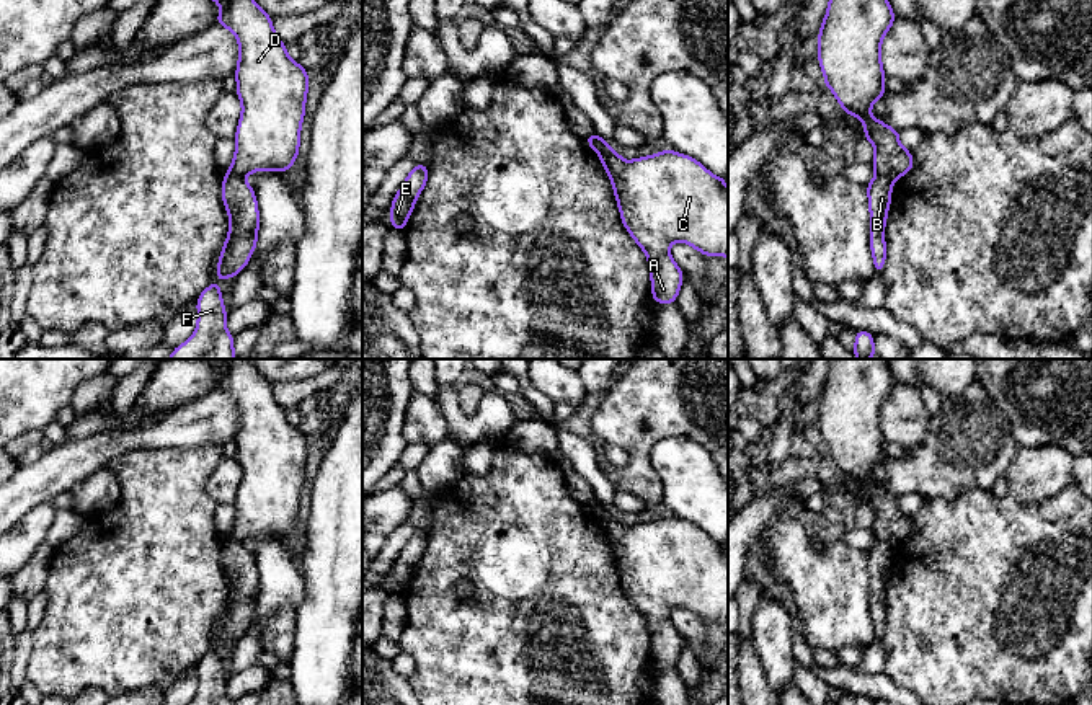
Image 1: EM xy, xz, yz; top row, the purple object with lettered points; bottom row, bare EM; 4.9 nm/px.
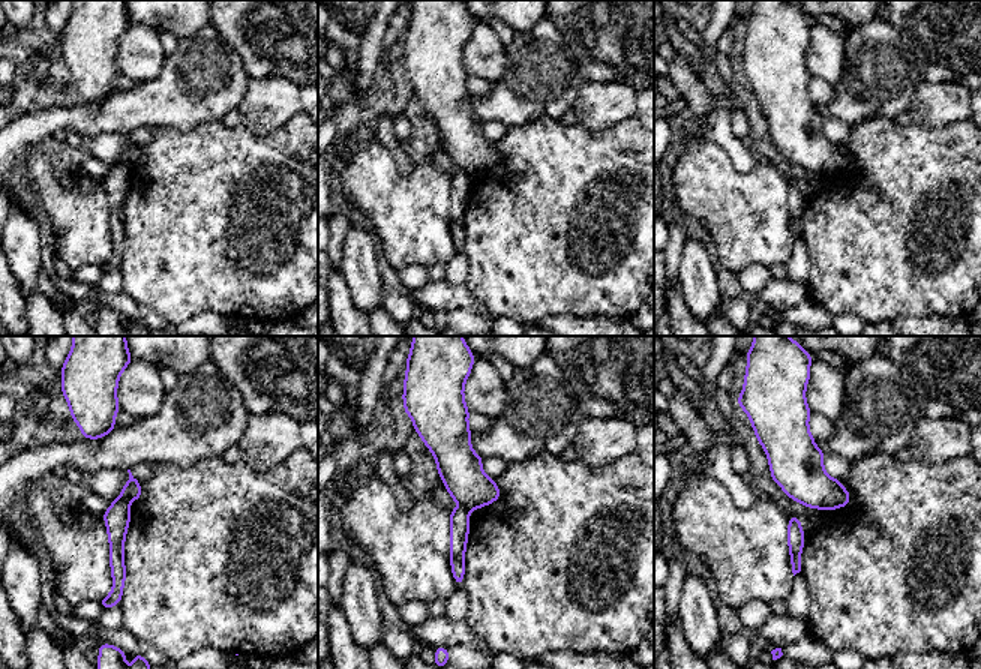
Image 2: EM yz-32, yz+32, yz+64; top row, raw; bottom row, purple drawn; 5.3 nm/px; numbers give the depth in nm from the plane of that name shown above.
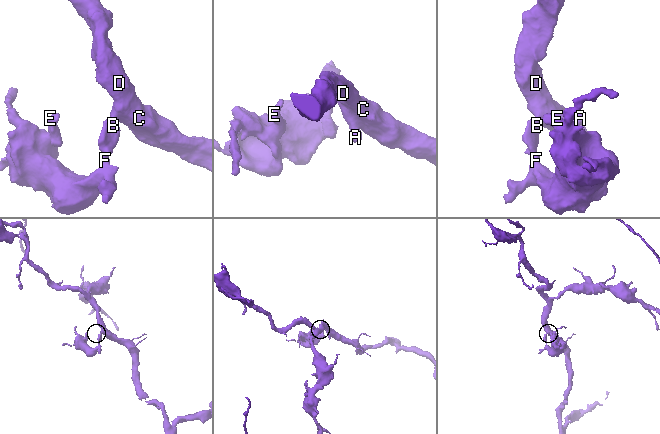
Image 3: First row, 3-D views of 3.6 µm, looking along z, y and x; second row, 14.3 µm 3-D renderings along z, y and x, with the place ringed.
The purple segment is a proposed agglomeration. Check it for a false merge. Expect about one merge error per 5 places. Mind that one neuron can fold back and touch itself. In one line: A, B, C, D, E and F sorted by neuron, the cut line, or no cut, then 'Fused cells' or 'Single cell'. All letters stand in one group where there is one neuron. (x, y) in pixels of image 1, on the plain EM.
Groups: A C D / B E F. Split along yz (877, 539), (892, 547). Fused cells

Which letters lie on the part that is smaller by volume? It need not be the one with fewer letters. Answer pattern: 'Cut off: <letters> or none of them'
Cut off: B, E, F

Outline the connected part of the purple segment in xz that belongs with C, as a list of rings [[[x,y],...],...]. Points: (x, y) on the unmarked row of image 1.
[[[609,509],[599,524],[612,547],[624,592],[645,617],[651,635],[651,663],[673,669],[682,651],[682,635],[669,620],[673,607],[684,607],[707,622],[728,623],[726,543],[712,540],[700,527],[674,516],[625,527]]]

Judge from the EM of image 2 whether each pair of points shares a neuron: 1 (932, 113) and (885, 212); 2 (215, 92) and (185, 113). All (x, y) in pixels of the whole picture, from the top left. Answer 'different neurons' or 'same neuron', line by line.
1: different neurons
2: same neuron

